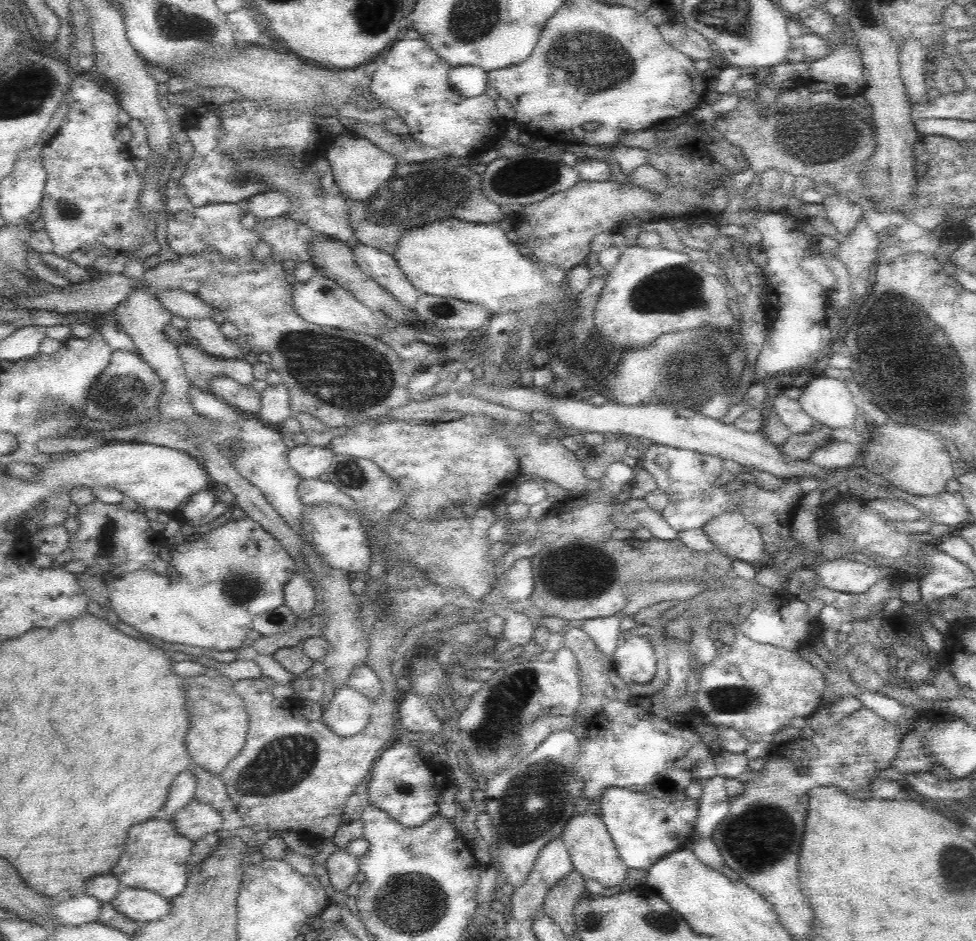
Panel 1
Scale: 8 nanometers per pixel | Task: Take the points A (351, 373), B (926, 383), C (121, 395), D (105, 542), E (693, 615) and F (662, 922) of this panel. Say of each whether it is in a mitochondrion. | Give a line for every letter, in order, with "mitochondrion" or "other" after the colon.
A: mitochondrion
B: mitochondrion
C: mitochondrion
D: mitochondrion
E: other
F: mitochondrion

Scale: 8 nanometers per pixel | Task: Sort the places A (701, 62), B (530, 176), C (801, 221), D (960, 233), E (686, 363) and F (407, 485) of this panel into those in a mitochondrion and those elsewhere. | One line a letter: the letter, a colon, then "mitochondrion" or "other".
A: other
B: mitochondrion
C: other
D: other
E: mitochondrion
F: other

